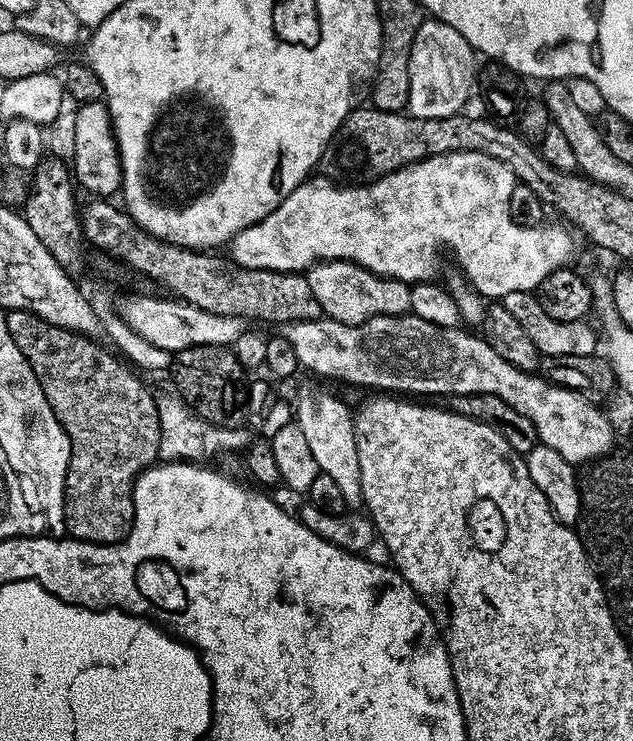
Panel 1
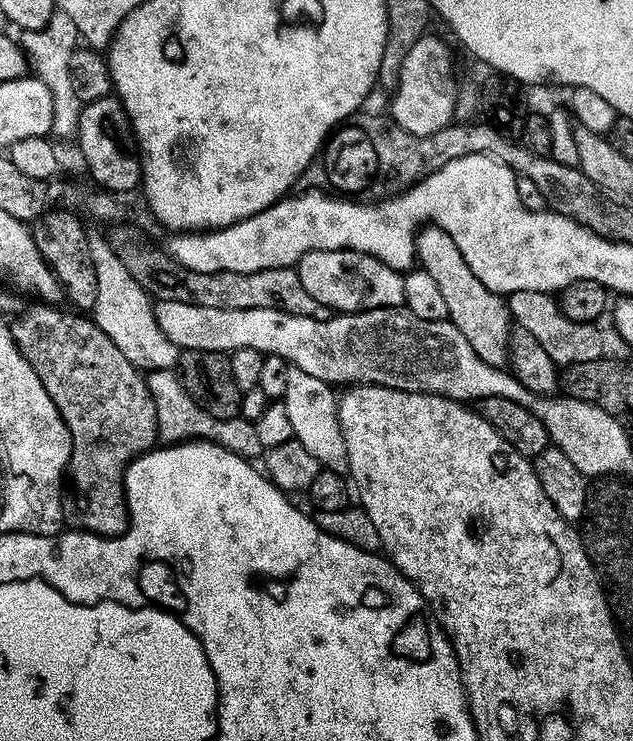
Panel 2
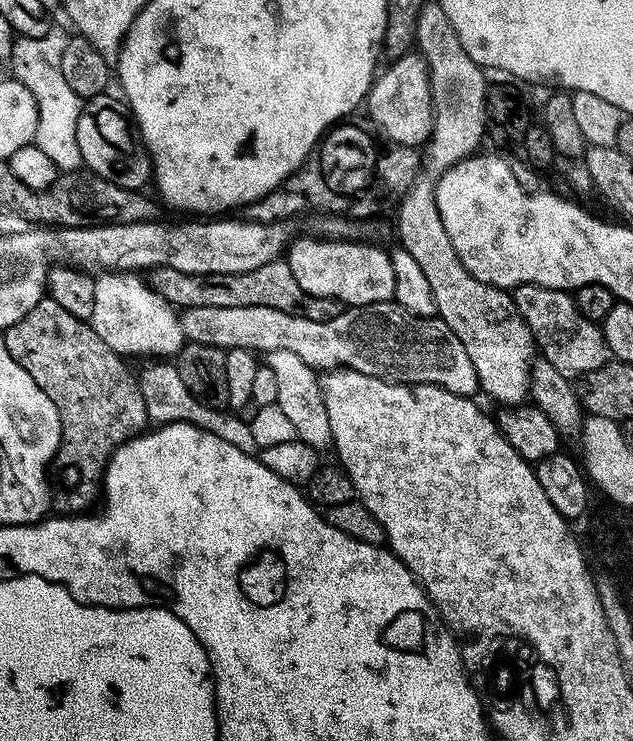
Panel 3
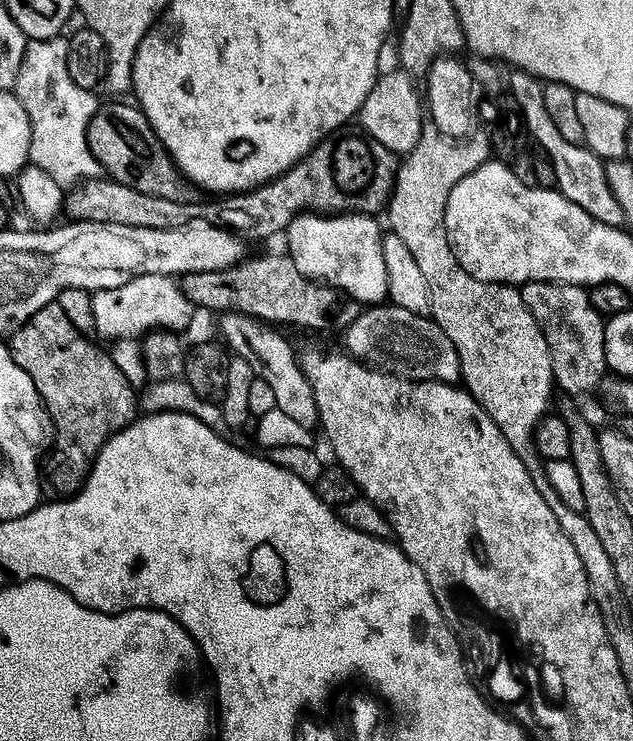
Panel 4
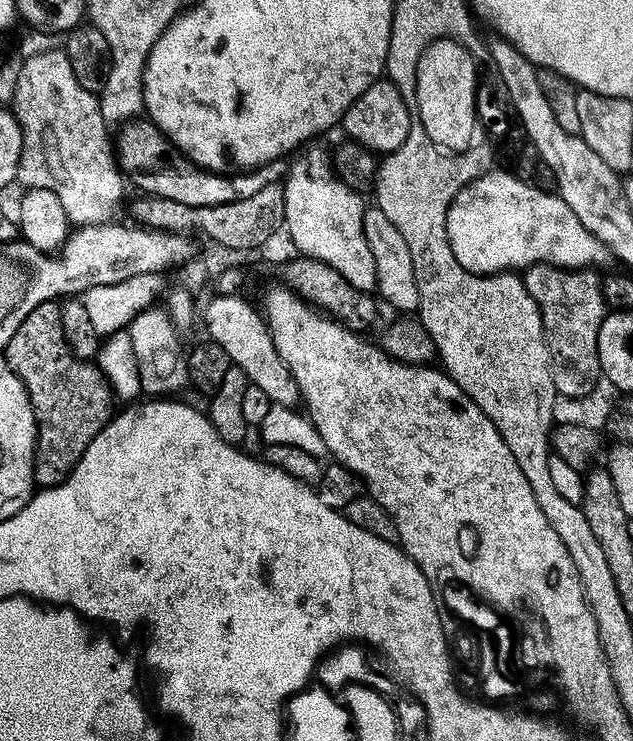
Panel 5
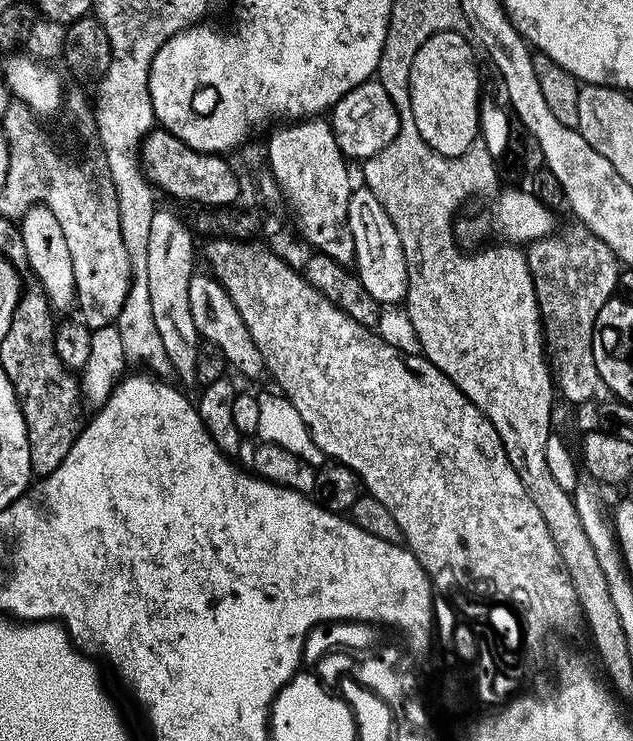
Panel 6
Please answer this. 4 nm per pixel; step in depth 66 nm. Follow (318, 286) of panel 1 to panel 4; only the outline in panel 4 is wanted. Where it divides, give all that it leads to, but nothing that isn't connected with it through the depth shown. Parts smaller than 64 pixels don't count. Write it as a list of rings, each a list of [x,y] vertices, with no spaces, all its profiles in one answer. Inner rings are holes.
[[[316,210],[301,211],[288,223],[286,255],[306,278],[329,284],[345,292],[362,306],[388,300],[386,264],[382,258],[382,234],[368,214],[321,214]]]

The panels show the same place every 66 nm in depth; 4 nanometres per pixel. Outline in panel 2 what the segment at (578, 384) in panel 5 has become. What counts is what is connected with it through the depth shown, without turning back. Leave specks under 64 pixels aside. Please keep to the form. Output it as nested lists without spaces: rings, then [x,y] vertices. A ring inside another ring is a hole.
[[[518,290],[507,293],[508,312],[521,328],[530,330],[535,341],[546,350],[557,366],[594,362],[605,355],[604,340],[595,323],[579,324],[562,314],[555,295],[538,290]]]

